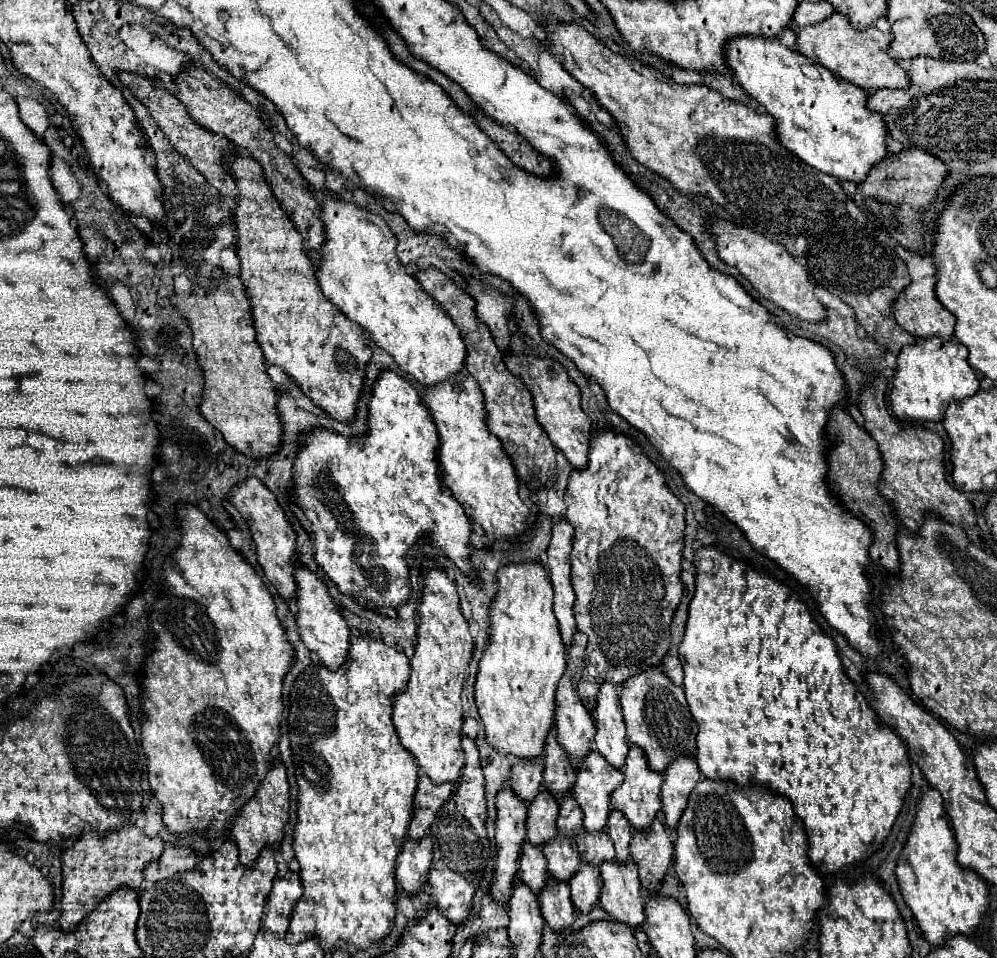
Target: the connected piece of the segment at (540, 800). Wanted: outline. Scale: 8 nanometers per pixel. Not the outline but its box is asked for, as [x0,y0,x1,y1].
[526,782,558,846]

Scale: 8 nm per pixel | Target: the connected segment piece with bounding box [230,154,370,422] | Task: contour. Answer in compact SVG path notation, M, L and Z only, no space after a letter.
M232 154L230 174L236 180L240 194L234 198L236 210L232 214L238 236L238 258L240 258L240 280L246 288L246 298L252 306L252 318L256 328L256 342L260 344L264 358L270 364L282 368L292 380L298 382L302 392L324 412L340 422L348 422L354 416L356 402L360 398L360 388L364 380L364 366L370 360L370 348L366 332L362 326L350 322L346 314L338 310L320 290L314 278L314 266L304 252L302 236L296 232L294 224L280 208L278 200L272 196L262 166L248 154Z

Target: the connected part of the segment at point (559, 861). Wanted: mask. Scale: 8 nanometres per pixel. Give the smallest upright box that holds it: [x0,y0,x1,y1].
[542,838,580,882]

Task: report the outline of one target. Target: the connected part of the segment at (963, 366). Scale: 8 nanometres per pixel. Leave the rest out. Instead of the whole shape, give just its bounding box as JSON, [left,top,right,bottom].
[892,338,980,422]

